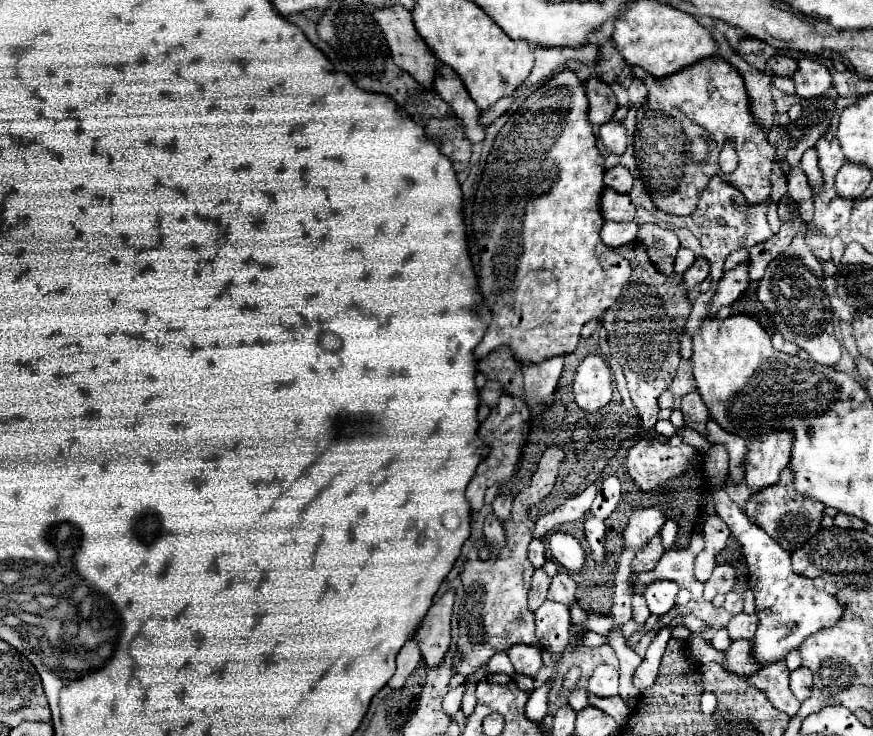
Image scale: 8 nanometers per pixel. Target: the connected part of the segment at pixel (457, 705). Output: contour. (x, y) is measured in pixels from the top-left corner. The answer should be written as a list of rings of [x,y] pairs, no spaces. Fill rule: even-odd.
[[[462,684],[457,688],[450,690],[449,693],[443,698],[442,709],[451,718],[453,718],[456,712],[461,708],[465,689],[467,689],[467,687]]]

